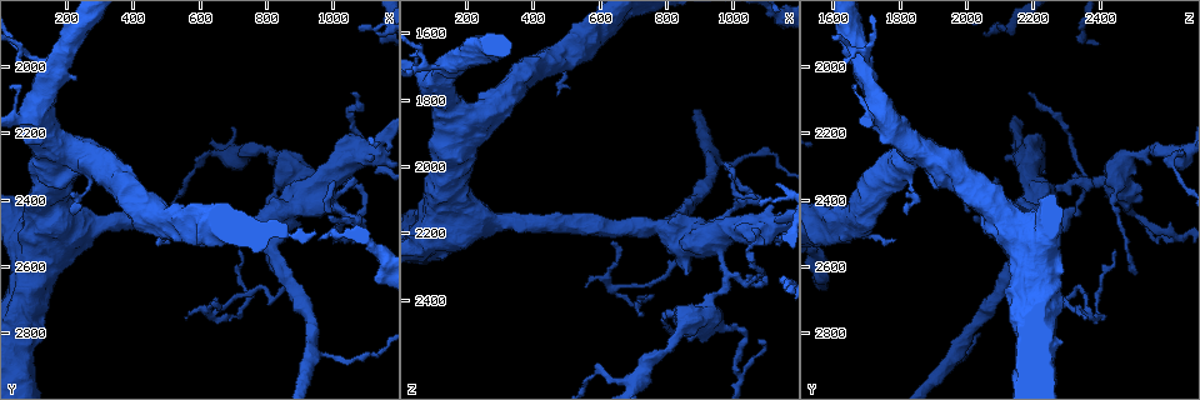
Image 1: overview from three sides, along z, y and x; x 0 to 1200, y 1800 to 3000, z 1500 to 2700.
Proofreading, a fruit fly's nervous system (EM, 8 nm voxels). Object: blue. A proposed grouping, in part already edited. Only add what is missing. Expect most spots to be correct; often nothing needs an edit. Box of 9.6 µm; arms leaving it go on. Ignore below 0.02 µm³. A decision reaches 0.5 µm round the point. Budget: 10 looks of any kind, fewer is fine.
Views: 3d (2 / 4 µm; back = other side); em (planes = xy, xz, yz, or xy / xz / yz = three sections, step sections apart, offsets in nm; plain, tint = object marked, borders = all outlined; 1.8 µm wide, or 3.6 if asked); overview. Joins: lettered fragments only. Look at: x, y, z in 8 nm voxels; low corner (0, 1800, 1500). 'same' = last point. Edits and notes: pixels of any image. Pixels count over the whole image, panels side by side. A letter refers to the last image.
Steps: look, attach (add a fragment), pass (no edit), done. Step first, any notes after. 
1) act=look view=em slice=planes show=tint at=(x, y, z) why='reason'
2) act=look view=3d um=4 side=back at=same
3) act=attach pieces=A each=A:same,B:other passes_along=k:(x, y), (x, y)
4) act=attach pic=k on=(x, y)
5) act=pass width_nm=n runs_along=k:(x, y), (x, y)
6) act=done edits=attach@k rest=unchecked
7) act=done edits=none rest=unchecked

act=look view=em um=3.6 slice=yz step=16 show=borders at=(1130, 1900, 2060) why='free end'

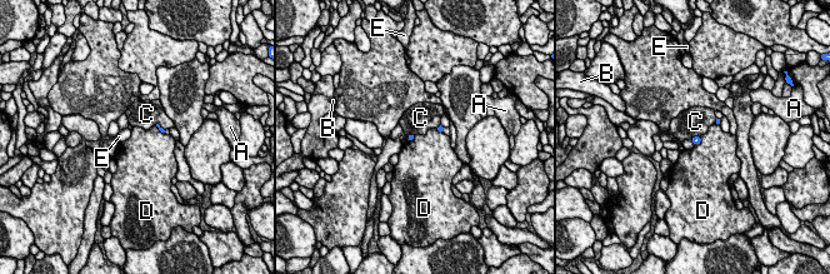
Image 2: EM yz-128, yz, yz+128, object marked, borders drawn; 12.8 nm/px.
act=pass each=A:other,B:other,C:other,D:other,E:other border=2:(701, 136), (701, 140), (695, 145) found='no lettered fragment goes on from it'

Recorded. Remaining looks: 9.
act=look view=3d um=2 at=(820, 2390, 2450) why='sudden change in width'

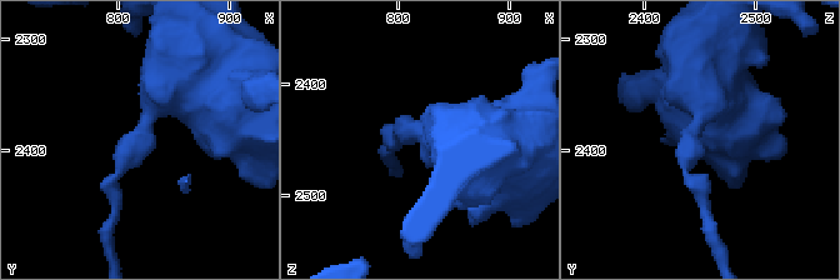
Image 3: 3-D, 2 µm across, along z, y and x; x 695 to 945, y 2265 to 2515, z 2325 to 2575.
act=look view=em slice=planes show=plain at=(814, 2396, 2446)

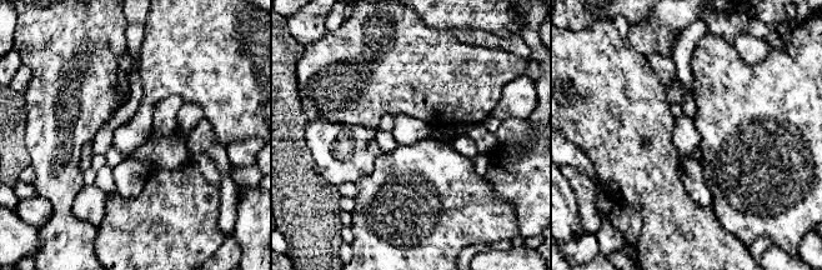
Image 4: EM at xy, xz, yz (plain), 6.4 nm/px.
act=look view=em slice=planes show=borders at=same

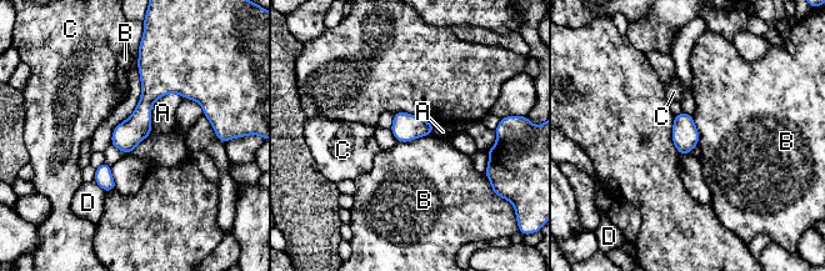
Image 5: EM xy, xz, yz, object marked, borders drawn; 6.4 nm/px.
act=pass each=A:other,B:other,C:other,D:other border=5:(430, 134), (398, 142) found='no lettered fragment goes on from it'

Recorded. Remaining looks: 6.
act=look view=em um=3.6 slice=planes show=borders at=(1120, 2260, 2170) why='a fork'

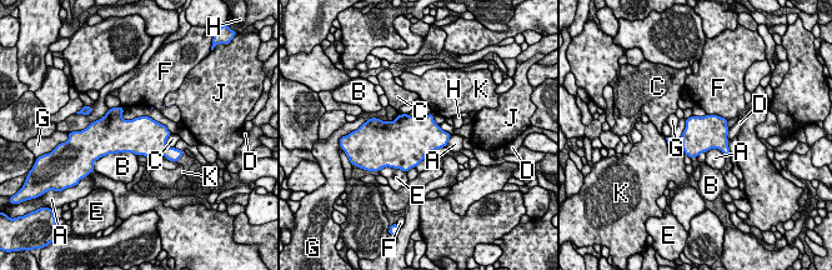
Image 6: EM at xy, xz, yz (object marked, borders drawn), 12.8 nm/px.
act=pass each=A:other,B:other,C:other,D:other,E:other,F:other,G:other,H:other,J:other,K:other border=6:(706, 151), (718, 149), (725, 156) found='no lettered fragment goes on from it'

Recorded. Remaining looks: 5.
act=look view=em slice=planes show=borders at=(210, 2440, 1810) why='tapers out'

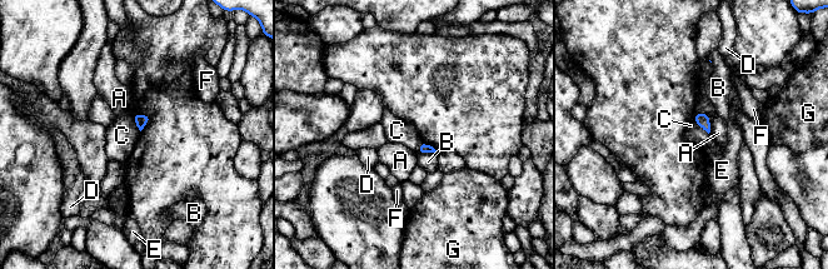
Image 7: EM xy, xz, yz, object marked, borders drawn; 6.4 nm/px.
act=pass each=A:other,B:other,C:other,D:other,E:other,F:other,G:other border=7:(692, 119), (708, 134) found='no lettered fragment goes on from it'

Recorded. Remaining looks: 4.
act=done edits=none rest=unchecked

